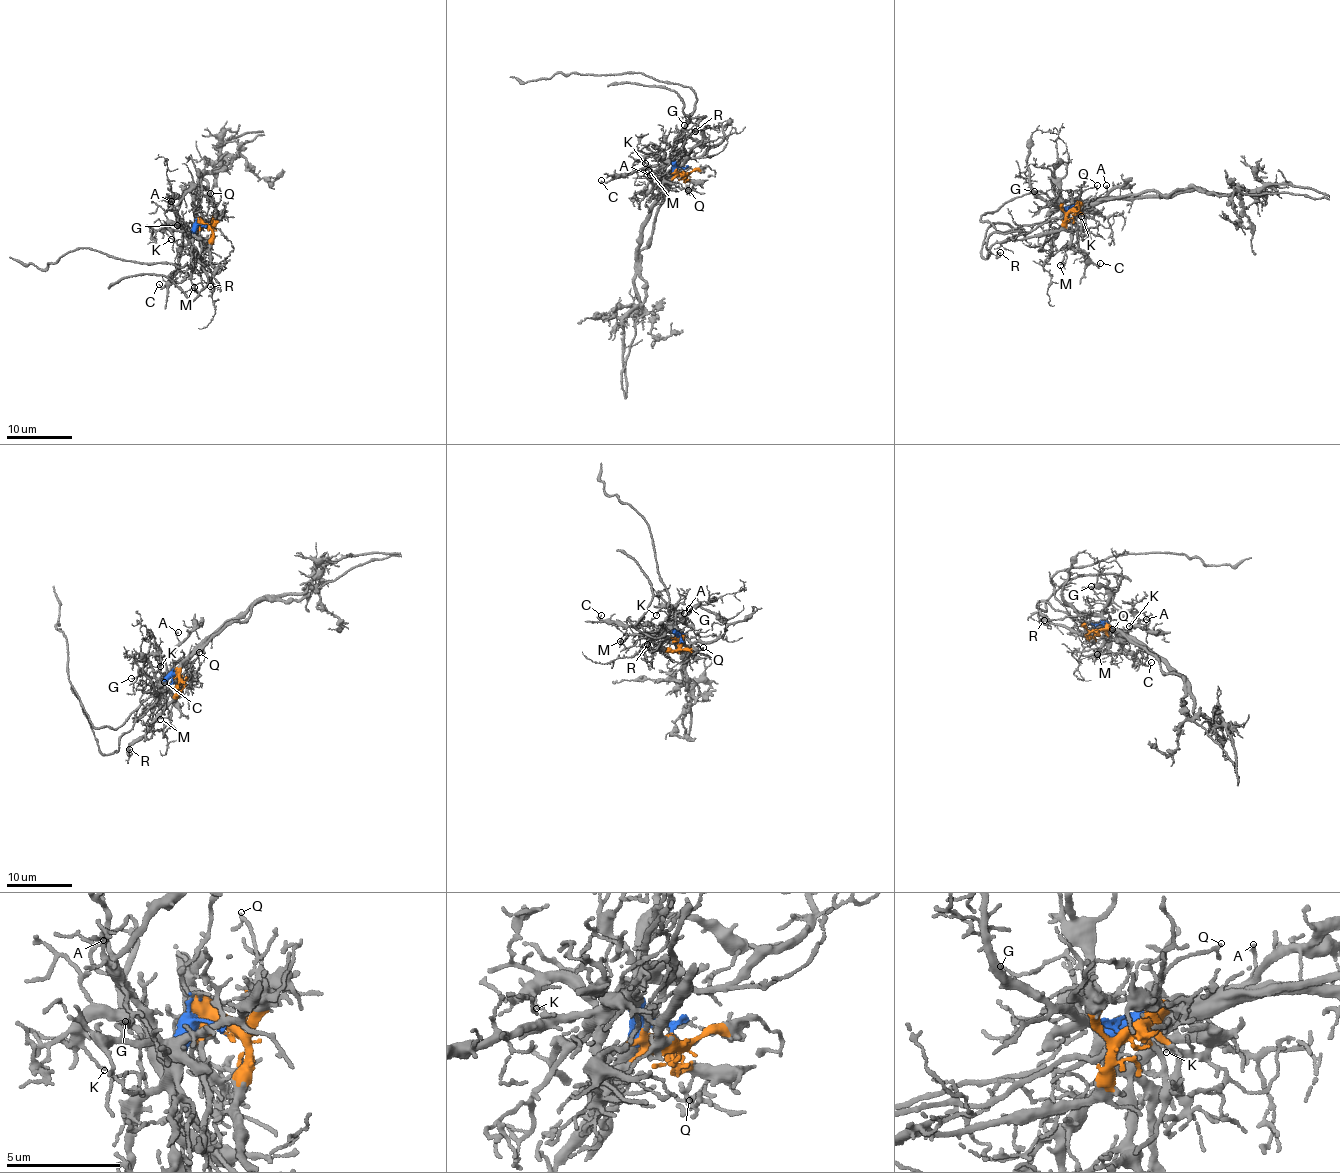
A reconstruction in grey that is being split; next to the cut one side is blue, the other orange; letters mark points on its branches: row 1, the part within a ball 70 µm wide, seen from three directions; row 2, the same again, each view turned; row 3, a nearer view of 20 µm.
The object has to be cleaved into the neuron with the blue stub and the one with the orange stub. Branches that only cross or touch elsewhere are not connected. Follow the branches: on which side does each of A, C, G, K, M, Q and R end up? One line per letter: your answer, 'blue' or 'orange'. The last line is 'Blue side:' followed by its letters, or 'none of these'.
A: blue
C: blue
G: blue
K: blue
M: blue
Q: orange
R: orange
Blue side: A, C, G, K, M

